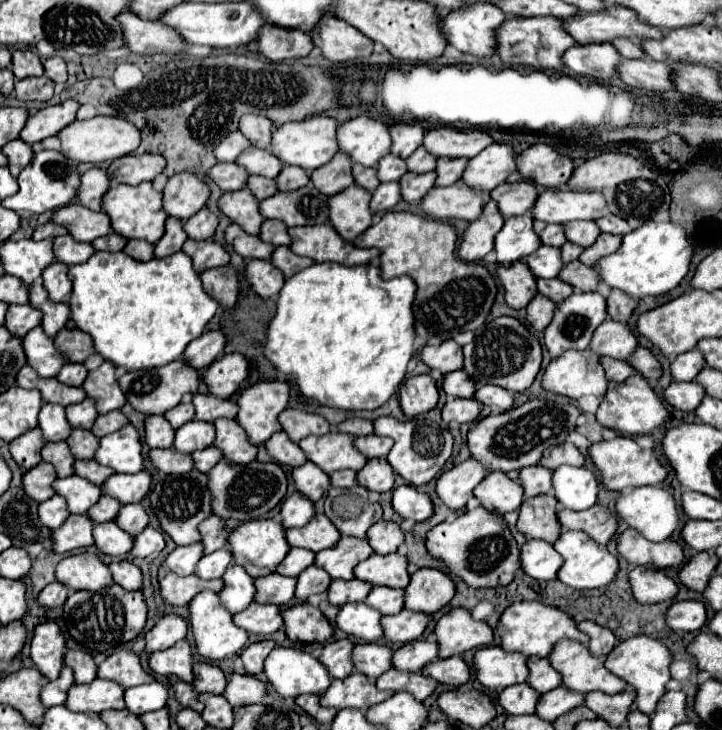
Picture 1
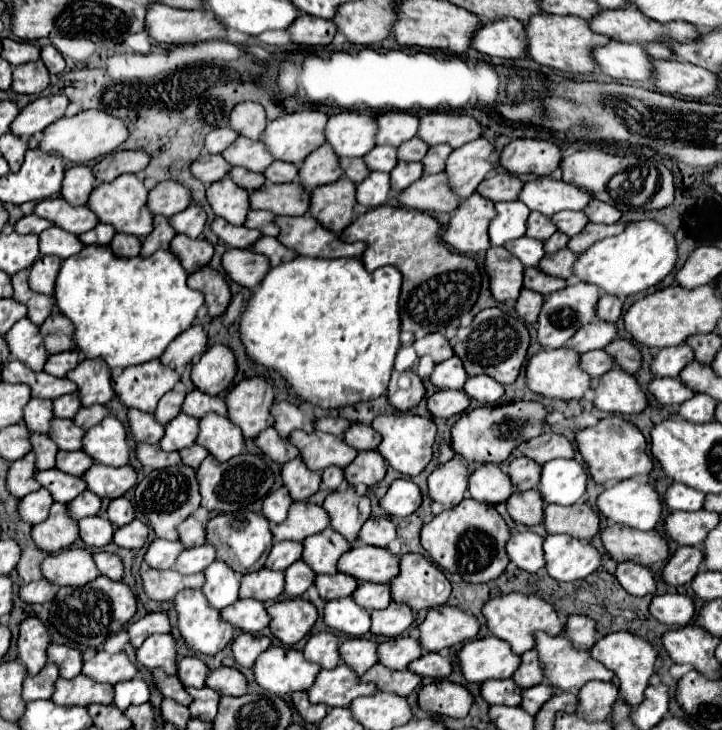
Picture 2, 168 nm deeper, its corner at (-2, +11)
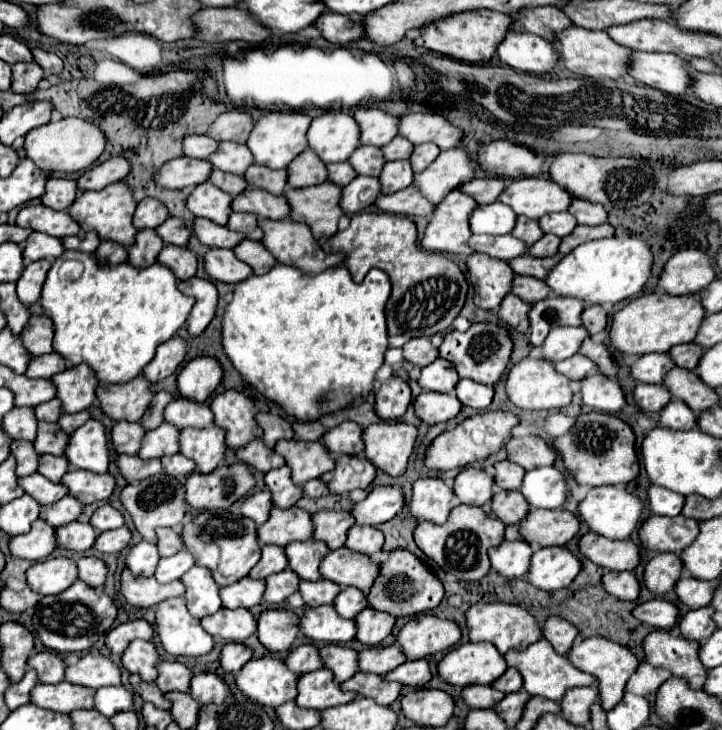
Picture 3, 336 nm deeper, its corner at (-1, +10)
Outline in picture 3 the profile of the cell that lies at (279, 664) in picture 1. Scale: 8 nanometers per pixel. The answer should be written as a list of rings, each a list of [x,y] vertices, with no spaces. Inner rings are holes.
[[[267,655],[247,661],[235,677],[235,687],[259,705],[279,707],[297,697],[297,677],[281,659]]]

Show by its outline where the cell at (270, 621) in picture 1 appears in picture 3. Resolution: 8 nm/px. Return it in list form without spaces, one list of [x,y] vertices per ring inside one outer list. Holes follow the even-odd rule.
[[[219,609],[217,613],[203,617],[201,627],[213,637],[221,637],[229,643],[241,643],[257,631],[257,621],[247,609]]]

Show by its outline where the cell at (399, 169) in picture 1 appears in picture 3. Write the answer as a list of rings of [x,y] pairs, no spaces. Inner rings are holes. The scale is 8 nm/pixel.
[[[357,147],[353,151],[353,155],[349,157],[349,163],[353,165],[353,169],[357,171],[357,175],[373,175],[379,177],[385,159],[381,157],[381,149],[373,149],[373,147]]]

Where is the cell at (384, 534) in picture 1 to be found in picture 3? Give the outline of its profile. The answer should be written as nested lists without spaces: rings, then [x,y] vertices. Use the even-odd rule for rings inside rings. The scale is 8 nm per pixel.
[[[353,525],[347,531],[347,541],[345,547],[355,551],[355,553],[363,553],[363,555],[377,555],[383,547],[383,533],[377,527],[369,527],[369,525]]]

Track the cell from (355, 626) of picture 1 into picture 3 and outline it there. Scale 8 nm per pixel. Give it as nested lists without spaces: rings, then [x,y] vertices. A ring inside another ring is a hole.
[[[321,605],[315,609],[305,609],[299,621],[301,635],[311,641],[327,641],[327,643],[347,643],[355,637],[357,627],[353,619],[345,621],[333,613],[333,605]]]

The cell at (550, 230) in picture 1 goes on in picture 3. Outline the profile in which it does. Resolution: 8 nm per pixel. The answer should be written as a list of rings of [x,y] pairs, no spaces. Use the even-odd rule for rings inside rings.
[[[517,217],[517,223],[515,223],[511,235],[517,237],[517,239],[521,239],[527,247],[531,247],[535,241],[539,241],[543,237],[541,227],[537,225],[537,221],[527,219],[527,217]]]

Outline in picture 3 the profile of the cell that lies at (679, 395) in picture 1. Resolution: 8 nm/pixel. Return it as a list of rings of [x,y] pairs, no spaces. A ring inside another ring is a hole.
[[[637,383],[637,387],[633,389],[633,399],[641,411],[649,413],[661,411],[671,401],[669,393],[665,393],[661,385],[645,385],[645,383]]]

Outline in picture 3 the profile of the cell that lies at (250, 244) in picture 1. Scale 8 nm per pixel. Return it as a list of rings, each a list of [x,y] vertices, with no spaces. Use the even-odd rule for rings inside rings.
[[[195,217],[193,219],[193,231],[197,235],[197,239],[207,245],[207,247],[225,247],[225,249],[233,249],[237,247],[245,235],[237,233],[237,231],[229,231],[227,227],[219,227],[213,225],[209,219],[201,219]]]

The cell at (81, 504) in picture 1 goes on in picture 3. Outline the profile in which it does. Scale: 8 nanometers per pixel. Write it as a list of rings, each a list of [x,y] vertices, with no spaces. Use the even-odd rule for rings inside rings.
[[[39,473],[21,477],[17,481],[21,485],[21,489],[31,495],[39,505],[53,505],[55,501],[59,501],[61,497],[67,495],[67,489],[61,483],[49,483],[45,481],[45,477],[41,477]]]

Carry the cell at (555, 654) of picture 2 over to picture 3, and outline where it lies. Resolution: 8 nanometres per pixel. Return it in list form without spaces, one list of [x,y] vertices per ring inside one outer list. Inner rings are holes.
[[[539,639],[537,643],[531,643],[525,651],[509,651],[503,655],[509,667],[515,667],[521,677],[523,677],[523,687],[529,695],[539,695],[545,699],[553,699],[559,701],[563,697],[563,693],[569,687],[581,687],[581,685],[591,685],[595,679],[589,677],[587,673],[581,673],[579,669],[575,669],[573,665],[569,665],[567,657],[555,653],[555,649],[549,645],[549,641]]]

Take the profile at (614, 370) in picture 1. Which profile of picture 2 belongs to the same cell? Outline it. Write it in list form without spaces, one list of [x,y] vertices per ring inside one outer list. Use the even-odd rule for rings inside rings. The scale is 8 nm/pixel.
[[[594,350],[594,352],[582,354],[580,364],[582,364],[582,370],[586,370],[592,376],[591,388],[594,389],[600,376],[616,366],[616,360],[606,350]]]

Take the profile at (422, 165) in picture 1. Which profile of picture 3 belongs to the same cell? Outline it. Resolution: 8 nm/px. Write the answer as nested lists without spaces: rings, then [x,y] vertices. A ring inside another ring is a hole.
[[[397,135],[393,141],[389,141],[389,145],[385,145],[383,149],[383,157],[385,161],[397,161],[397,159],[409,159],[413,153],[413,143],[405,141],[405,137]]]

